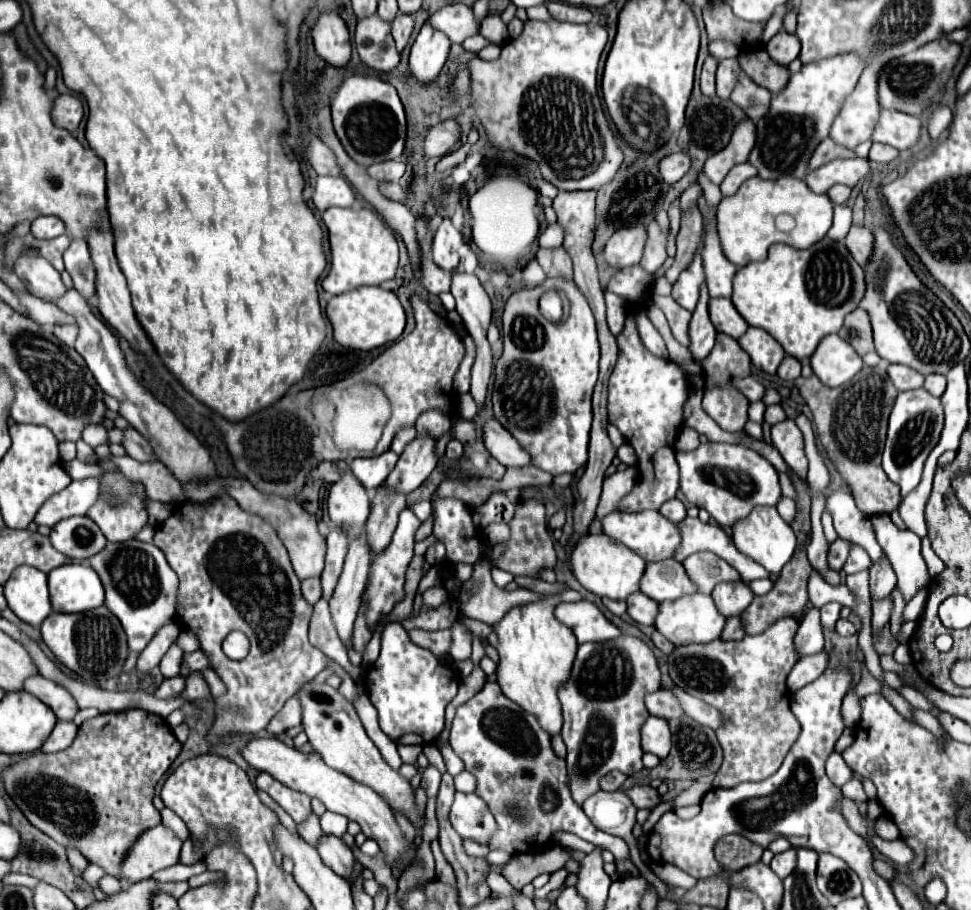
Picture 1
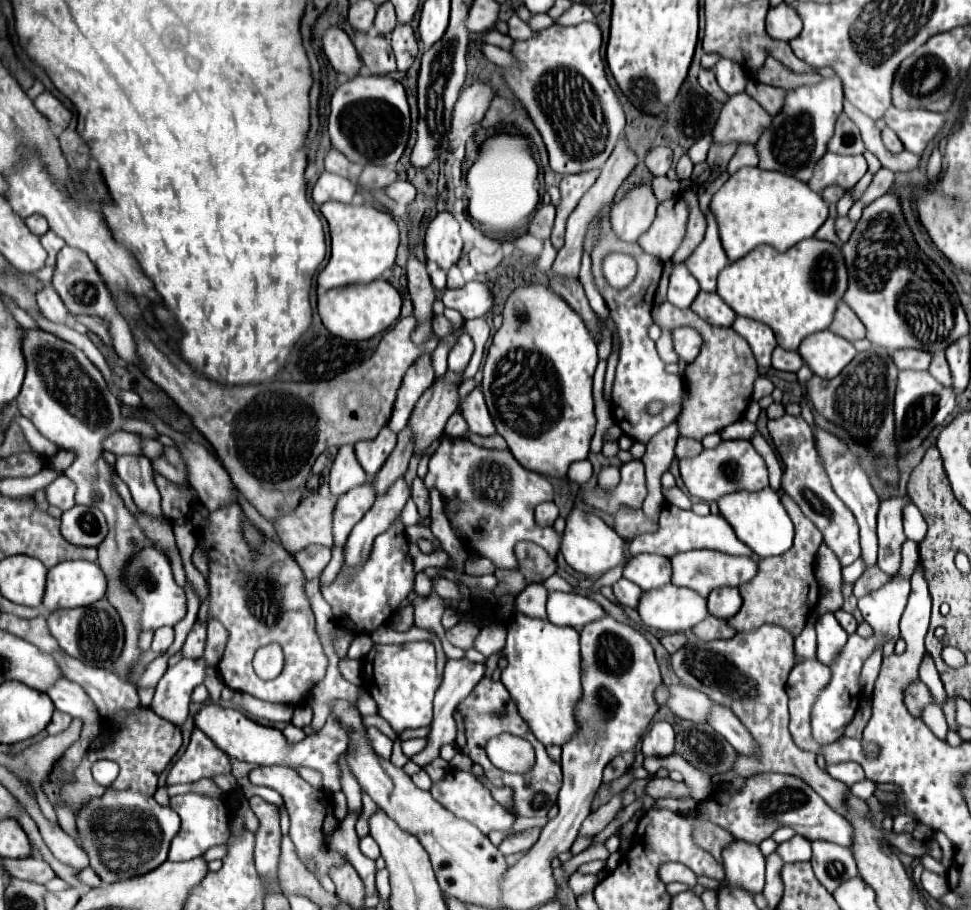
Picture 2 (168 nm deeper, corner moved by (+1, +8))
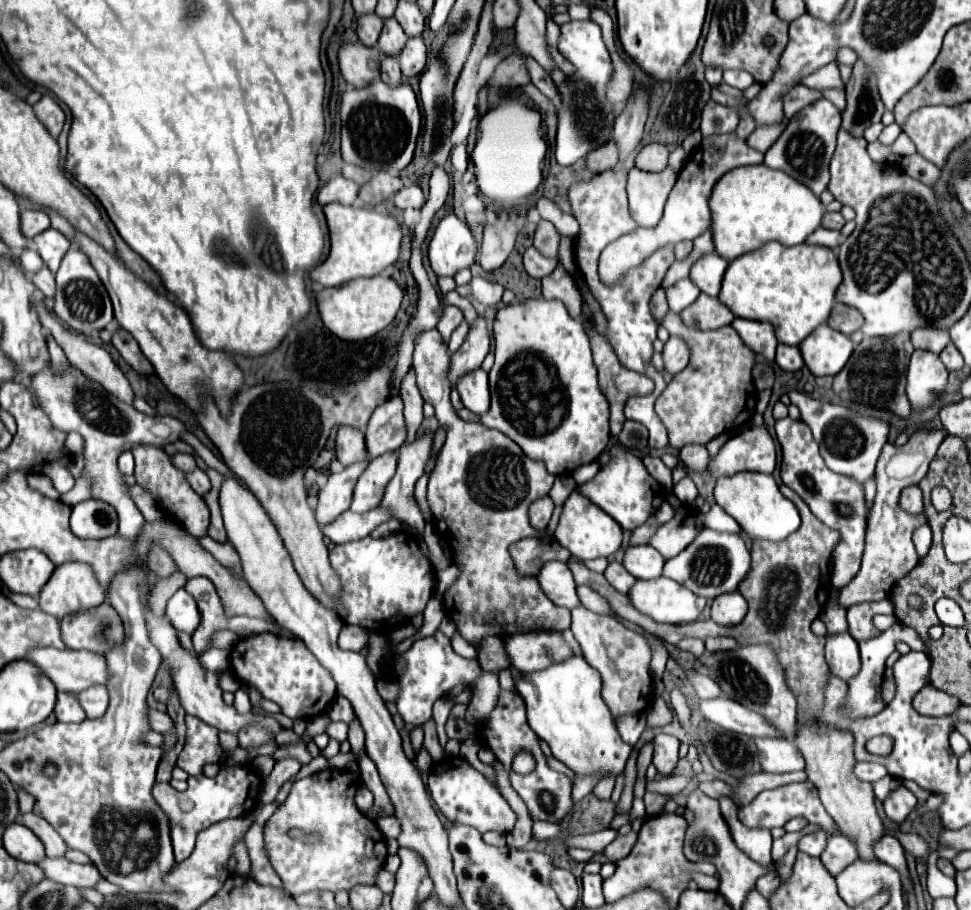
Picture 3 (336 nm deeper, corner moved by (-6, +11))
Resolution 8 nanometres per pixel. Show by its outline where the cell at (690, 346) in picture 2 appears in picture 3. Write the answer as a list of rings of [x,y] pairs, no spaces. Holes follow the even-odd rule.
[[[670,336],[670,340],[664,346],[662,356],[664,356],[664,362],[666,362],[666,370],[670,374],[678,374],[680,370],[686,368],[688,360],[690,360],[690,348],[682,338]]]

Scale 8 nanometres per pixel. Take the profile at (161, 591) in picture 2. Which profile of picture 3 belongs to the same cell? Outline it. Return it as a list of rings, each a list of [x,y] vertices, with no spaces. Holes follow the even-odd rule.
[[[184,588],[176,590],[174,596],[168,600],[166,616],[176,630],[182,630],[188,634],[192,634],[200,622],[198,606],[196,606],[194,598]]]

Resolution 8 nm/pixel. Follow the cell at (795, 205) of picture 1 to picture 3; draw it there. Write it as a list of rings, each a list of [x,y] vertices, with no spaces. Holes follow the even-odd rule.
[[[740,166],[718,180],[710,196],[714,246],[728,262],[734,258],[776,240],[784,246],[796,246],[822,226],[824,206],[820,198],[802,182],[786,172],[770,170],[768,166]]]

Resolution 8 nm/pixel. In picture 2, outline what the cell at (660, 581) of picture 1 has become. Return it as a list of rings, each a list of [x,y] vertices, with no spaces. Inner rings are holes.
[[[653,553],[633,555],[623,567],[623,577],[637,583],[643,591],[657,589],[671,581],[671,563],[667,557]]]

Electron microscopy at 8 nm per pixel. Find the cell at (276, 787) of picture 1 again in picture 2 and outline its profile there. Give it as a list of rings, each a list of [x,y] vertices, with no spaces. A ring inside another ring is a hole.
[[[257,767],[249,773],[249,781],[253,785],[265,785],[275,789],[285,803],[289,813],[289,837],[295,845],[295,853],[303,865],[313,861],[313,869],[309,869],[317,879],[329,875],[331,867],[341,867],[349,863],[341,853],[331,847],[333,833],[339,829],[339,821],[333,815],[333,795],[325,789],[315,789],[307,781],[297,775],[297,771],[289,767]]]

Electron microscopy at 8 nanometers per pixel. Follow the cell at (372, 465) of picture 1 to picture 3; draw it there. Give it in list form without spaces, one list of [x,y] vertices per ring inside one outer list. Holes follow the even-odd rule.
[[[392,396],[388,404],[382,404],[374,410],[364,436],[370,458],[396,452],[404,444],[404,416],[400,396]]]

